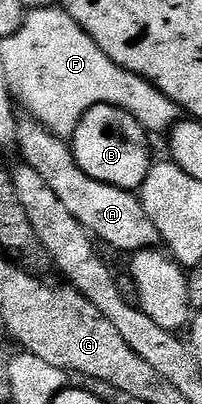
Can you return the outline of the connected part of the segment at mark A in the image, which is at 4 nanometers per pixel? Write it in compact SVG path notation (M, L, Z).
M28 115L18 120L16 148L21 149L20 160L35 169L36 174L50 185L51 191L55 191L55 195L65 204L67 211L71 211L71 215L75 215L81 226L102 246L110 245L121 253L132 255L158 244L155 223L151 223L136 192L91 179L91 175L77 166L72 148Z

